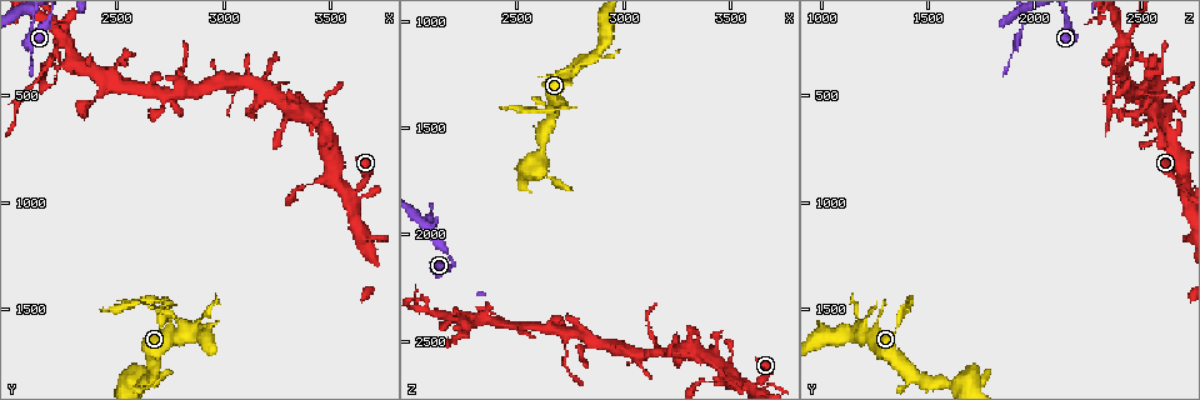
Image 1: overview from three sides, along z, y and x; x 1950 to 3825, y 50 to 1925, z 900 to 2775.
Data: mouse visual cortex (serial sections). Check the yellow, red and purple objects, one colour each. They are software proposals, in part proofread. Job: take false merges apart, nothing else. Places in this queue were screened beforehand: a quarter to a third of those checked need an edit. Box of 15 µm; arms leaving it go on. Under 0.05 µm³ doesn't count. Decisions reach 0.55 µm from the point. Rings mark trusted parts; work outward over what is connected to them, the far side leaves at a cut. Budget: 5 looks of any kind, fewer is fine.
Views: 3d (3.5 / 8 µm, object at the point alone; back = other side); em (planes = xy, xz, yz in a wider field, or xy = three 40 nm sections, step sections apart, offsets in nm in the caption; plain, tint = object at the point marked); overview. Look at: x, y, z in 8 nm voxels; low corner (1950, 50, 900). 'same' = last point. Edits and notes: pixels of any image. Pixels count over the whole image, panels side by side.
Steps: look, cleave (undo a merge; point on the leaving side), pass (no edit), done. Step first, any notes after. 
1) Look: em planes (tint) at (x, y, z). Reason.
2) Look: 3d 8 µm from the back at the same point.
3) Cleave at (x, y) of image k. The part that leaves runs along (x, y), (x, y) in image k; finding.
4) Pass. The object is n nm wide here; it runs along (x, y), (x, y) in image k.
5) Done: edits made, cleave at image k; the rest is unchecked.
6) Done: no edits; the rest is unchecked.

Look: 3d 3.5 µm at (2740, 490, 2460). Two arms in line, one across.

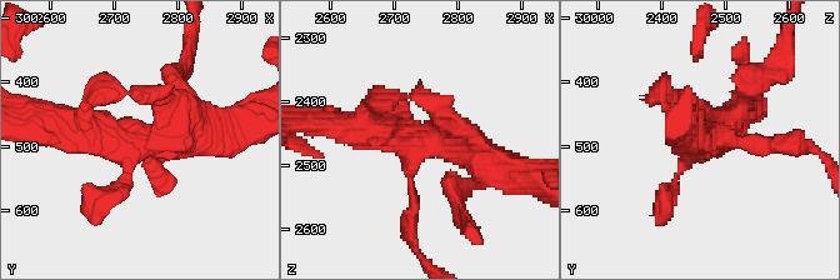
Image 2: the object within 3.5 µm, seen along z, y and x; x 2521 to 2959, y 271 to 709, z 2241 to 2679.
Pass. It runs along (488, 160), (454, 138), (330, 121) in image 2; one cell here.

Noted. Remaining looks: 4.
Look: 3d 8 µm at (2210, 370, 2370). Narrows sharply.

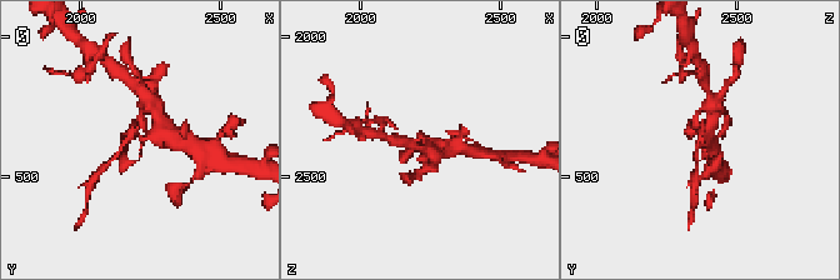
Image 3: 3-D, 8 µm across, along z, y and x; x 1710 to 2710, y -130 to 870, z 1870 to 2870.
Look: 3d 3.5 µm at (2200, 370, 2370). Closer look.

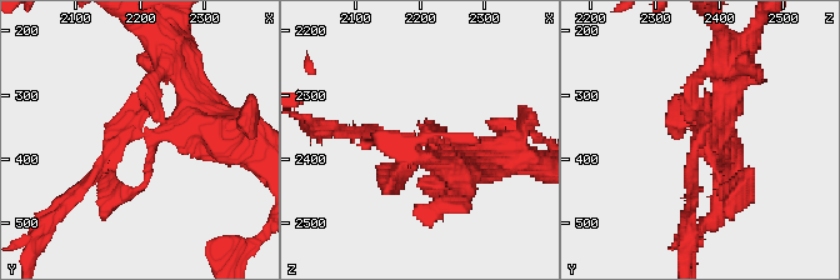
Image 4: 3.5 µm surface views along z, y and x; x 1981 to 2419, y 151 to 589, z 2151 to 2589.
Look: em xy step 1 (tint) at (2200, 360, 2375).

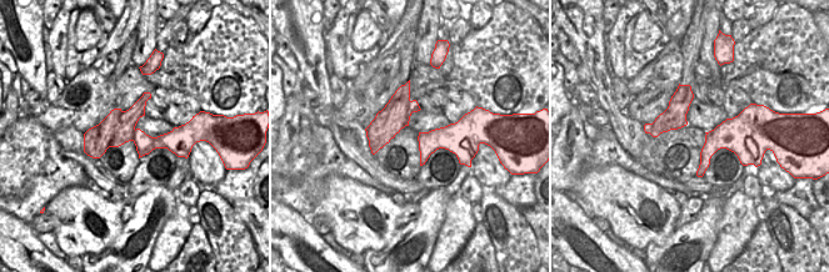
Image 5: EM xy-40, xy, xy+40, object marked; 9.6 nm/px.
Pass. It runs along (215, 133), (131, 129), (81, 186) in image 4; one cell here.

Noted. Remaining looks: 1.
Done: no edits; the rest is unchecked.

